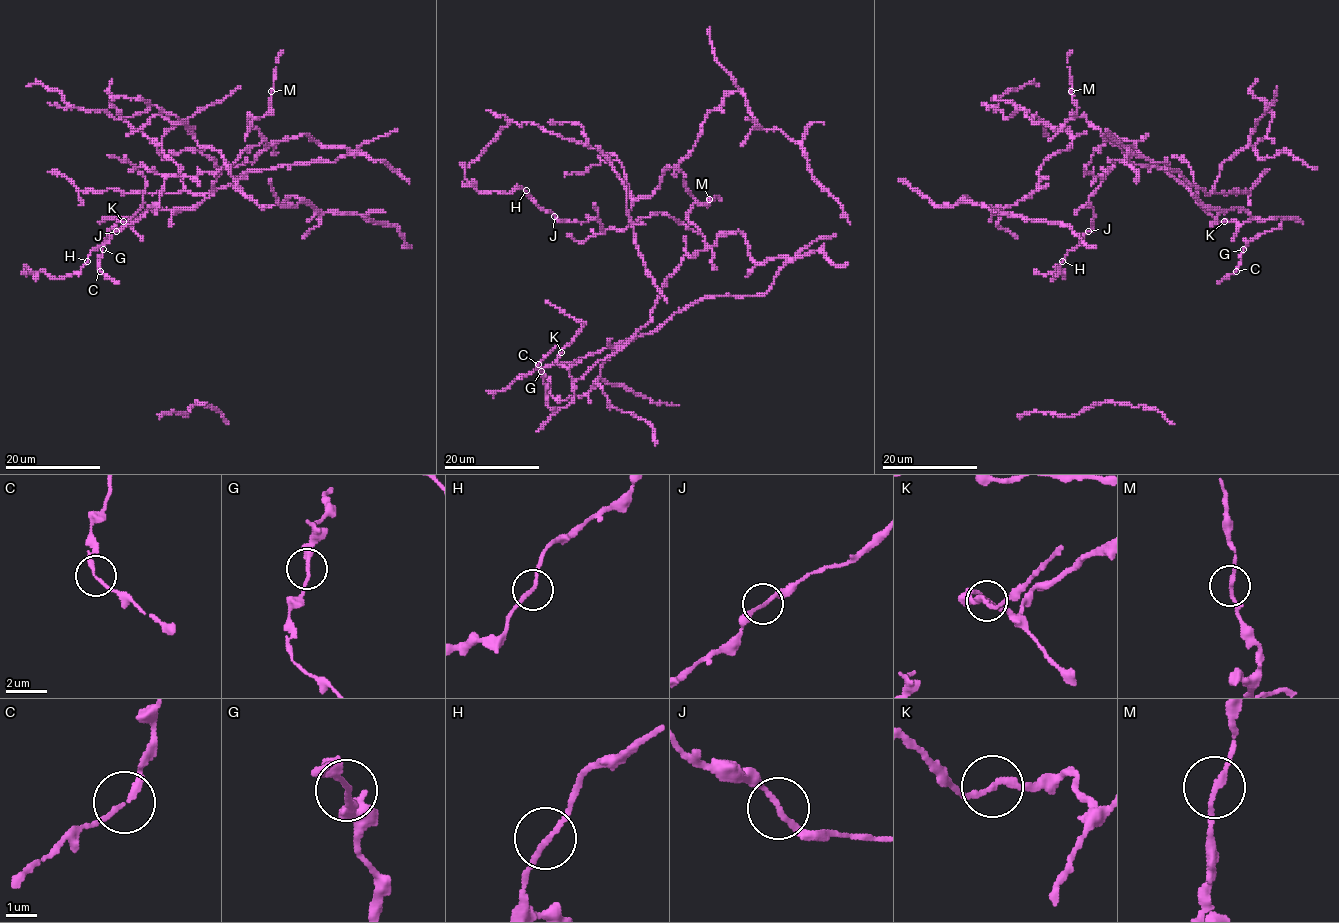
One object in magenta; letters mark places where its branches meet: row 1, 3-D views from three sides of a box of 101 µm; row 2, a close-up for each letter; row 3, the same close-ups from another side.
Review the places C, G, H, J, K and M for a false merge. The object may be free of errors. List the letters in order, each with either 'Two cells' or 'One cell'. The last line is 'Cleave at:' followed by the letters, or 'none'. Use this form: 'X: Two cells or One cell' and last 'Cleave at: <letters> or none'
C: One cell
G: One cell
H: One cell
J: One cell
K: One cell
M: One cell
Cleave at: none

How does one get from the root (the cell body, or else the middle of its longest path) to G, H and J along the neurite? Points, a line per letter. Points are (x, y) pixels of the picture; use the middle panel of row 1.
G: (671, 217), (698, 232), (707, 248), (683, 258), (651, 320), (576, 381), (565, 407), (547, 404), (541, 371)
H: (671, 217), (656, 213), (623, 230), (604, 231), (597, 218), (558, 220), (541, 209), (526, 190)
J: (671, 217), (663, 213), (642, 217), (620, 231), (604, 231), (597, 218), (566, 221), (554, 217)

